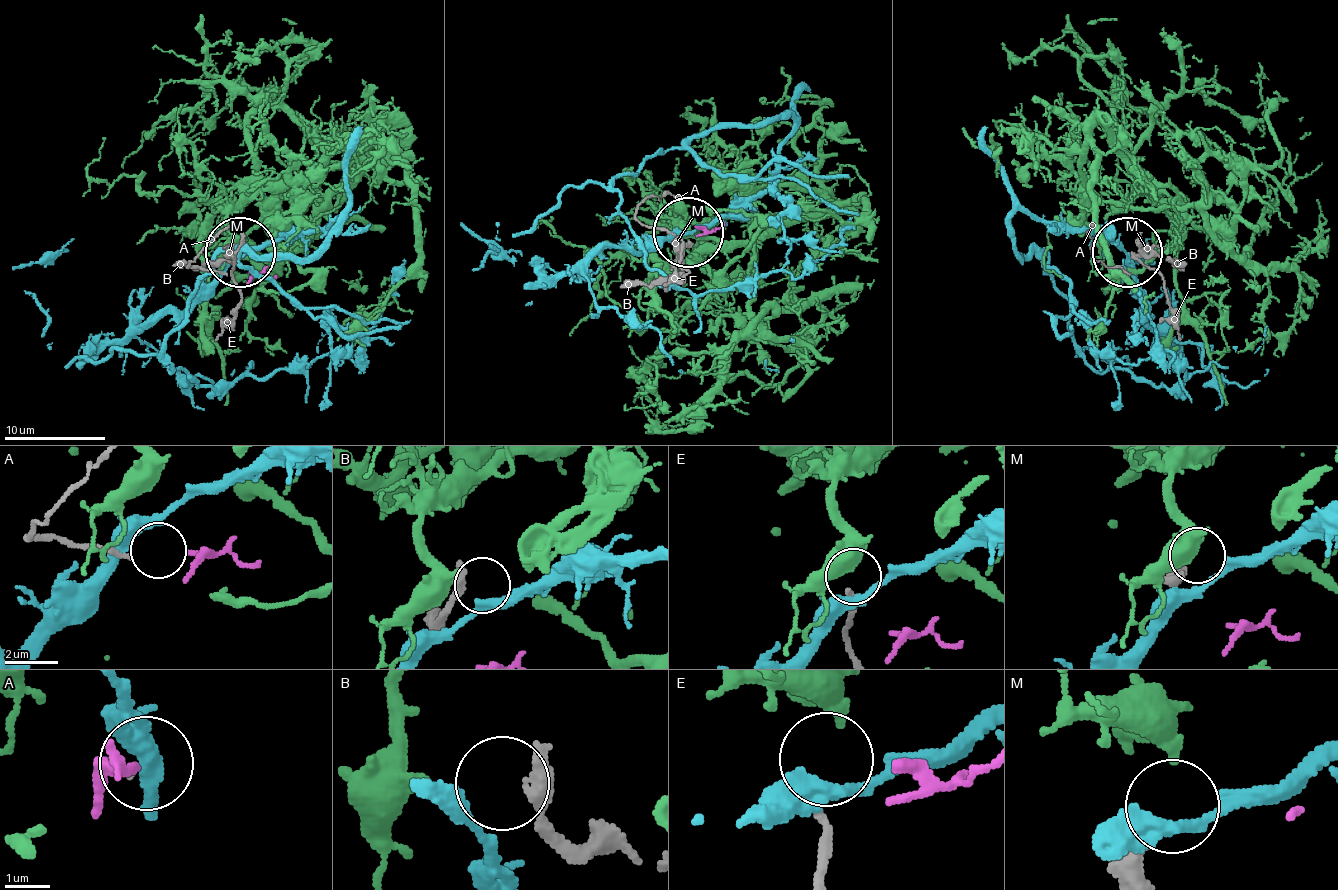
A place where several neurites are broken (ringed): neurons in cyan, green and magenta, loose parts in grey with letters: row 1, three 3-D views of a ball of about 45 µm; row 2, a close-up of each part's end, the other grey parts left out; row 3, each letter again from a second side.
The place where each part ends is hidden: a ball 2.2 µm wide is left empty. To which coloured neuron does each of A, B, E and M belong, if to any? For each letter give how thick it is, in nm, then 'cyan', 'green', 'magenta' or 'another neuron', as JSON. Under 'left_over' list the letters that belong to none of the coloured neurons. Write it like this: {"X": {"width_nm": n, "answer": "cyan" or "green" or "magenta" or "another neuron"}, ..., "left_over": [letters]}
{"A": {"width_nm": 170, "answer": "magenta"}, "B": {"width_nm": 460, "answer": "another neuron"}, "E": {"width_nm": 170, "answer": "cyan"}, "M": {"width_nm": 360, "answer": "another neuron"}, "left_over": ["B", "M"]}

